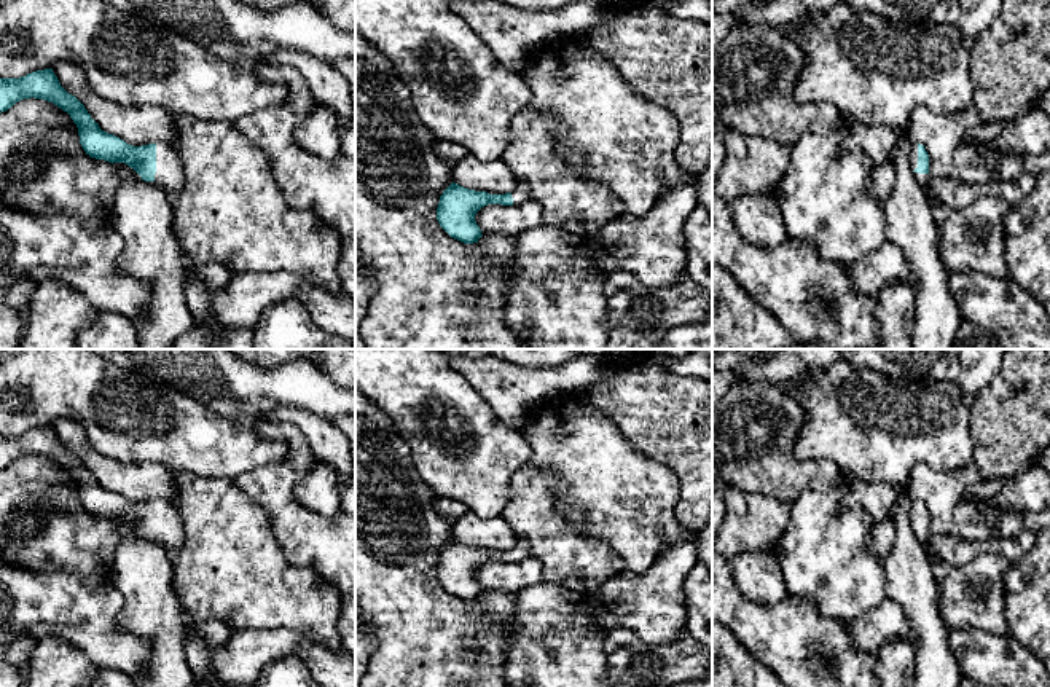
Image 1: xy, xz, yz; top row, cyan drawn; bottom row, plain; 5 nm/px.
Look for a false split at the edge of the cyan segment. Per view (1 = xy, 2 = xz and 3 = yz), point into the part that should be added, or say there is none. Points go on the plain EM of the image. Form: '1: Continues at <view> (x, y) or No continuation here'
1: Continues at xy (169, 533)
2: Continues at xz (520, 552)
3: Continues at yz (913, 512)

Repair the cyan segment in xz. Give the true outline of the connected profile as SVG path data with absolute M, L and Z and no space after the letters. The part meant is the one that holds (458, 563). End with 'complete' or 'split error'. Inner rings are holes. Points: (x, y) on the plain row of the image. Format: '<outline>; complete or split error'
M453 539L440 553L437 577L451 595L464 601L473 601L483 593L475 579L475 572L481 564L488 561L521 563L529 556L532 553L519 540L511 550L489 552L464 545Z; split error

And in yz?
M913 499L910 508L910 524L913 526L918 540L926 547L929 542L929 512L924 502Z; split error

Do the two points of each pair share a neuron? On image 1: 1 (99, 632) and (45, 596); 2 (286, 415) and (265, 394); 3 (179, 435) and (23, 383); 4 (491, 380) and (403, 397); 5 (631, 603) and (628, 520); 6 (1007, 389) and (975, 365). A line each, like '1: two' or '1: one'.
1: one
2: two
3: one
4: two
5: two
6: two

